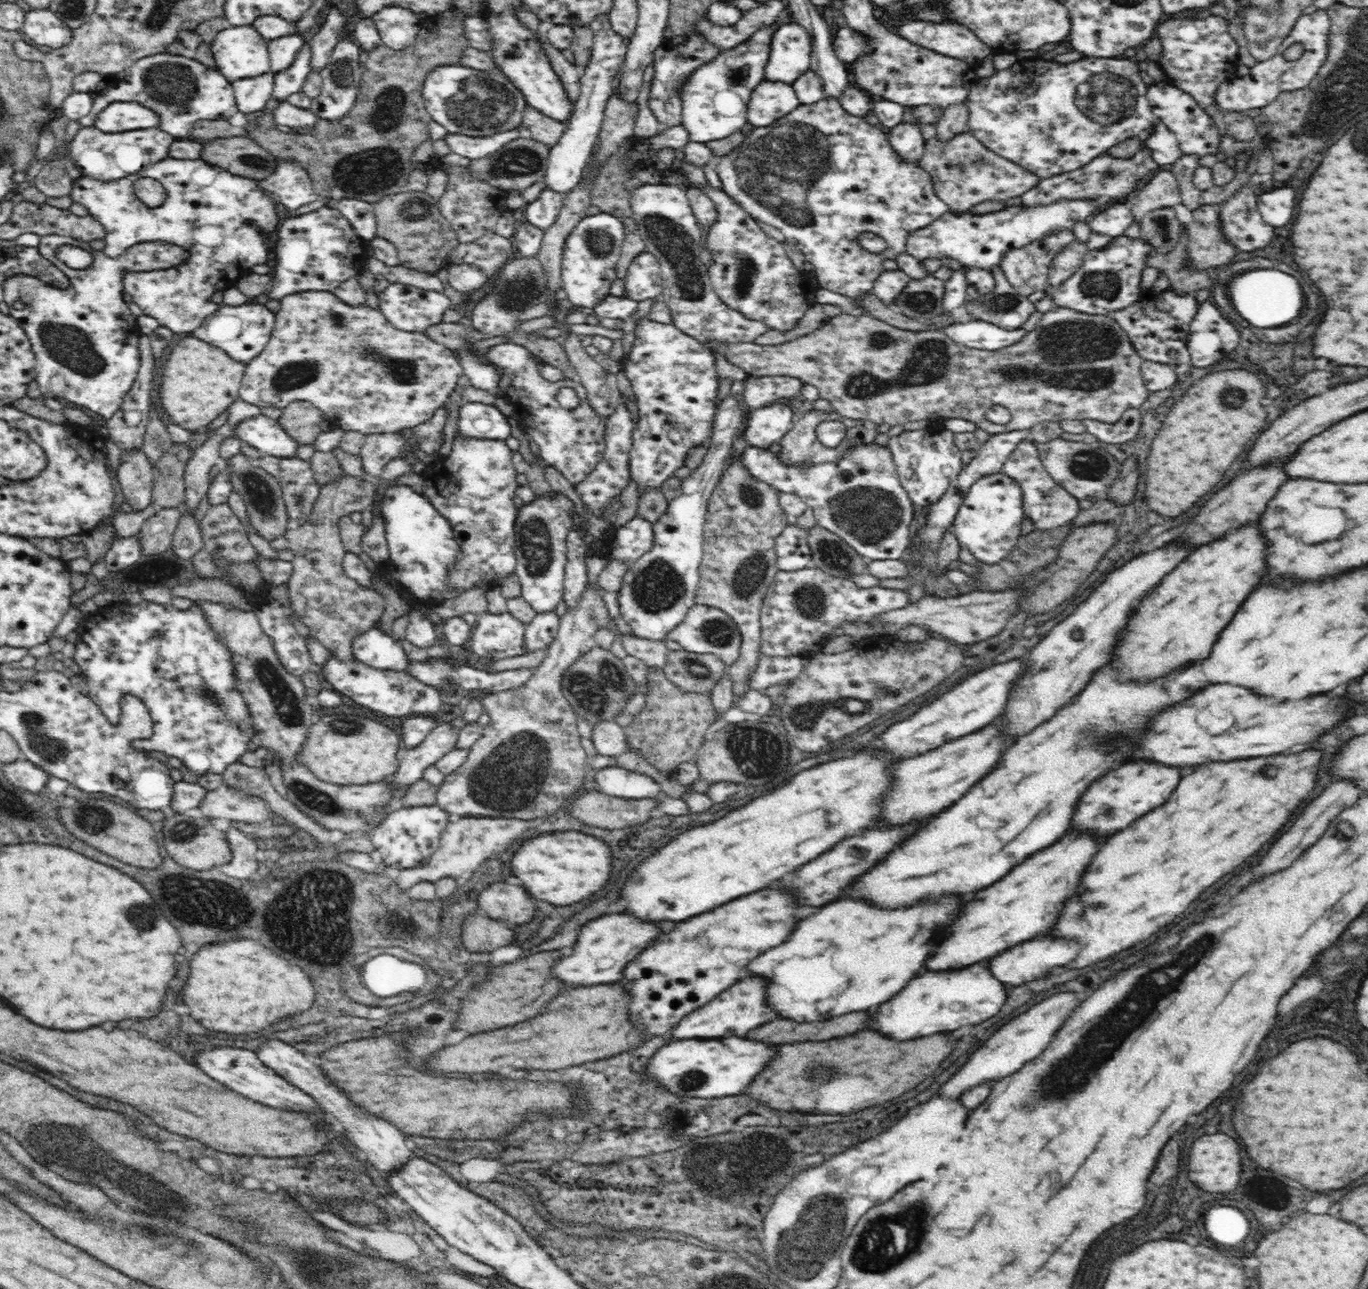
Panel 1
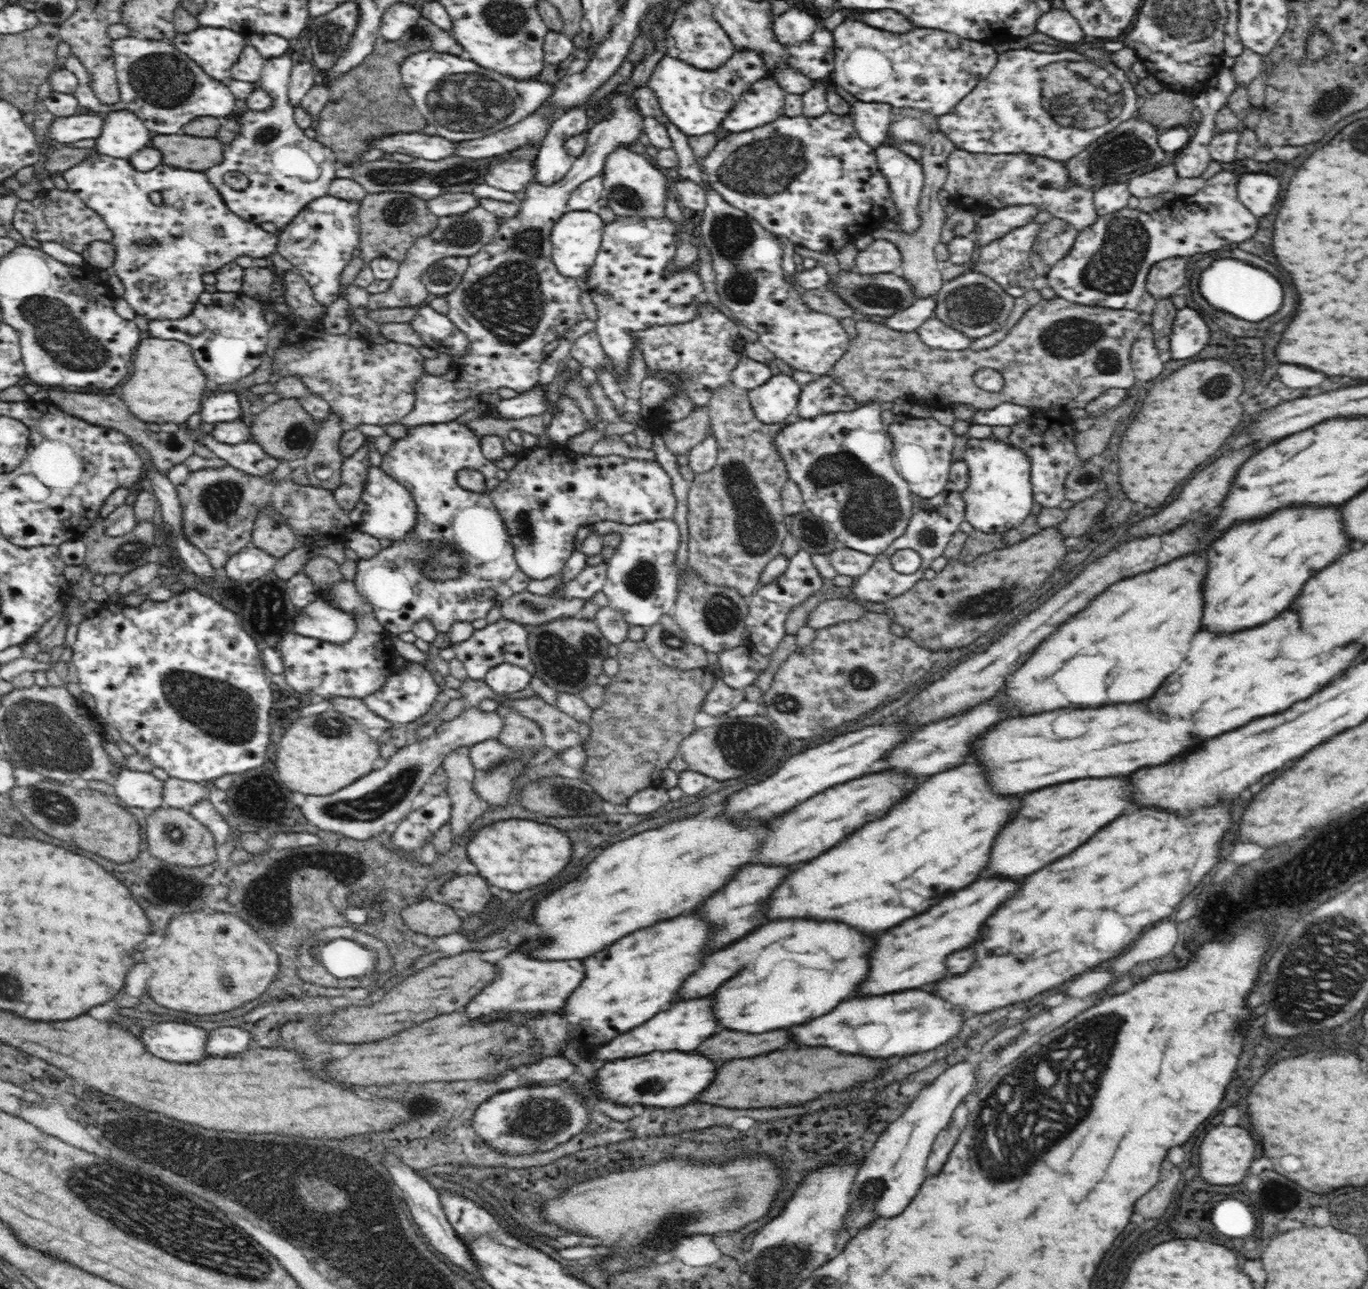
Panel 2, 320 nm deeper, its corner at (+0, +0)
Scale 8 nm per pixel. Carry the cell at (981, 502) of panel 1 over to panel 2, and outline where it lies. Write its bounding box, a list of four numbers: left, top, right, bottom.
[962,434,1034,533]

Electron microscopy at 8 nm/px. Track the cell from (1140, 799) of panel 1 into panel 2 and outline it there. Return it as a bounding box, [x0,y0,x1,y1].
[988,778,1130,876]

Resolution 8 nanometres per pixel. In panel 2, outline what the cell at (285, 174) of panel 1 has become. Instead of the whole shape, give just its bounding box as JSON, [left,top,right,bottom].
[203,54,336,231]

